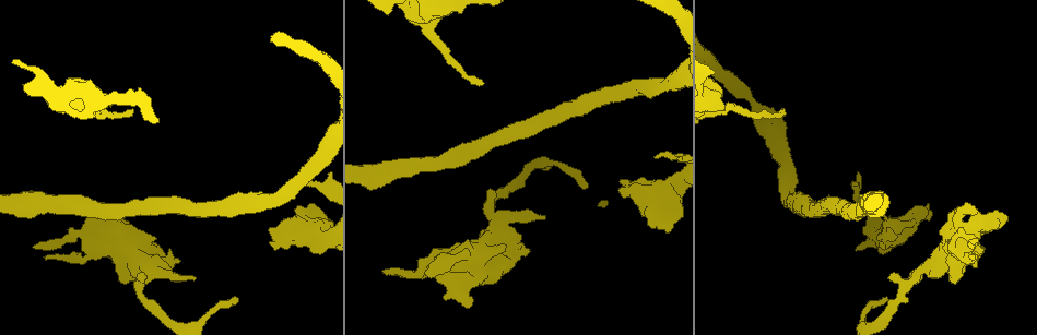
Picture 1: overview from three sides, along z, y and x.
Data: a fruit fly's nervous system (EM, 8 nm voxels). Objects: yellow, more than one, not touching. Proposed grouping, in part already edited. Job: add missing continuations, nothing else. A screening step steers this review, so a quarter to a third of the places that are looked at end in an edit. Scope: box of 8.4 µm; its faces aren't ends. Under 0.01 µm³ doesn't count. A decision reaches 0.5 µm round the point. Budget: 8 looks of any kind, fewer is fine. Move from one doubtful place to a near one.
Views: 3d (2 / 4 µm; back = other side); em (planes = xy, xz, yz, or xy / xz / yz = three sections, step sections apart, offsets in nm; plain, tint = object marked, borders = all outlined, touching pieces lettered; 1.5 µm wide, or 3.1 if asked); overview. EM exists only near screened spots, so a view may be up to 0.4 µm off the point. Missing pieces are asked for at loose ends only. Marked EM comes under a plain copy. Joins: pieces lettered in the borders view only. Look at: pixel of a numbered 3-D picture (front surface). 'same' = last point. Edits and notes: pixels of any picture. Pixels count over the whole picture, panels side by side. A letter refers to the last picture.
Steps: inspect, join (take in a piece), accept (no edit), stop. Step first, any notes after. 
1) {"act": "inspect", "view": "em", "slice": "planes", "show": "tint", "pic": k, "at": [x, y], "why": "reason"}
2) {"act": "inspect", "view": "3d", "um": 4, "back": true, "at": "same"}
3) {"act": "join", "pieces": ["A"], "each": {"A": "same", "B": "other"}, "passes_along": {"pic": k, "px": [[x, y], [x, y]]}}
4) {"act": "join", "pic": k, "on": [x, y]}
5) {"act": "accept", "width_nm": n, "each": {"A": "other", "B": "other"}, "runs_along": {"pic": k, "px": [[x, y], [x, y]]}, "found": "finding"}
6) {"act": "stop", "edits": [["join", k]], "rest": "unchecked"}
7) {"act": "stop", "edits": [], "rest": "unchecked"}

{"act": "inspect", "view": "em", "slice": "planes", "show": "borders", "pic": 1, "at": [972, 205], "why": "free end"}

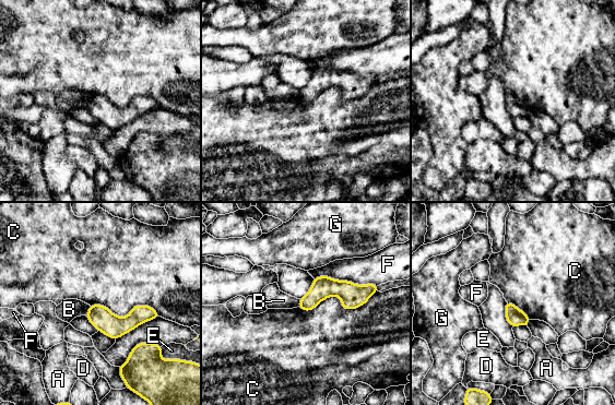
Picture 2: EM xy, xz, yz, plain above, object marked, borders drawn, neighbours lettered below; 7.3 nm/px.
{"act": "accept", "each": {"A": "other", "B": "other", "C": "other", "D": "other", "E": "other", "F": "other", "G": "other"}, "runs_along": {"pic": 2, "px": [[369, 290], [320, 290], [302, 305]]}, "found": "none of them fits"}

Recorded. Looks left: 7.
{"act": "inspect", "view": "3d", "um": 2, "pic": 1, "at": [782, 110], "why": "long arm stops here"}

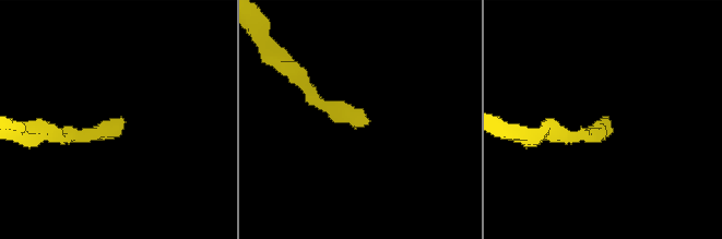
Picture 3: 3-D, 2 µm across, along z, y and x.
{"act": "inspect", "view": "em", "slice": "yz", "step": 4, "show": "borders", "pic": 3, "at": [122, 119], "why": "need the tissue"}

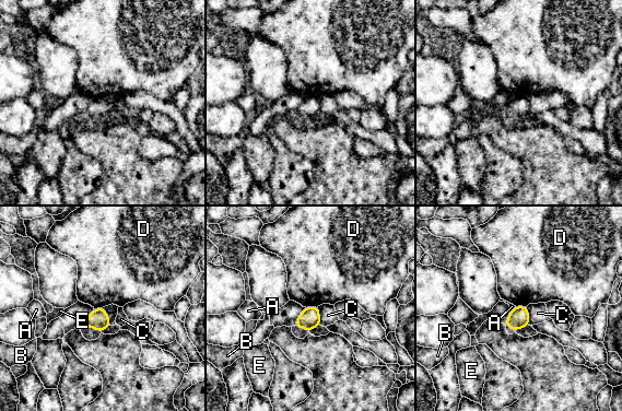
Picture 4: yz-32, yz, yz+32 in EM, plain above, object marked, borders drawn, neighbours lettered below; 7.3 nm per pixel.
{"act": "inspect", "view": "em", "slice": "planes", "show": "borders", "at": "same"}

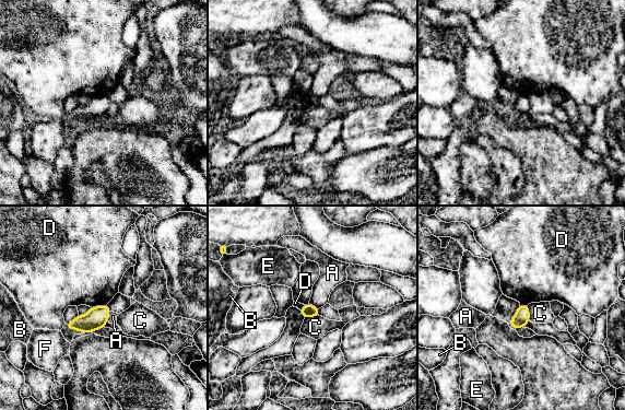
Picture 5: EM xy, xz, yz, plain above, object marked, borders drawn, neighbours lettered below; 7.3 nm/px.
{"act": "accept", "each": {"A": "other", "B": "other", "C": "other", "D": "other", "E": "other", "F": "other"}, "border": {"pic": 5, "px": [[519, 304], [508, 323]]}, "found": "none of them fits"}

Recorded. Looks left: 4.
{"act": "inspect", "view": "3d", "um": 2, "pic": 1, "at": [711, 71], "why": "free end"}

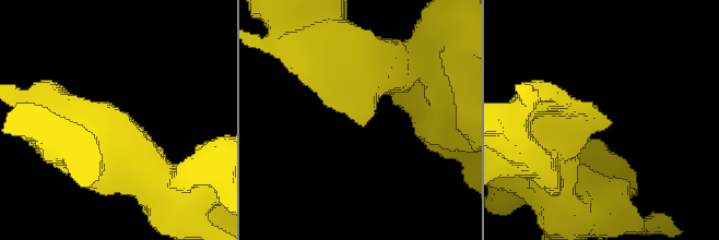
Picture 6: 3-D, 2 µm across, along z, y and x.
{"act": "inspect", "view": "em", "slice": "planes", "show": "borders", "pic": 6, "at": [356, 120], "why": "now the EM"}

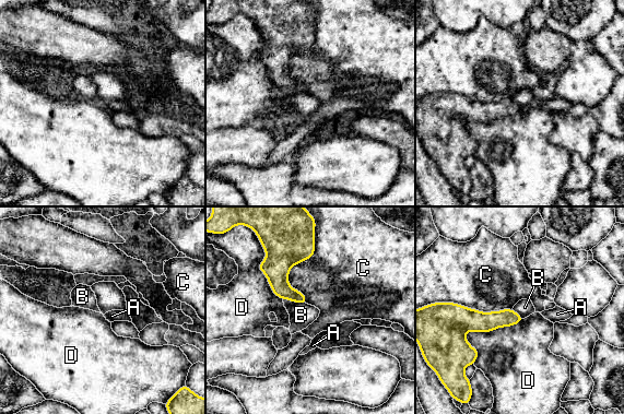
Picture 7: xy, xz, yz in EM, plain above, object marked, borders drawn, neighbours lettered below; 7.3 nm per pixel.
{"act": "accept", "each": {"A": "other", "B": "other", "C": "other", "D": "other"}, "border": {"pic": 7, "px": [[524, 319], [468, 331], [473, 364]]}, "found": "none of them fits"}

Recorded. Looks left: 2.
{"act": "stop", "edits": [], "rest": "unchecked"}

